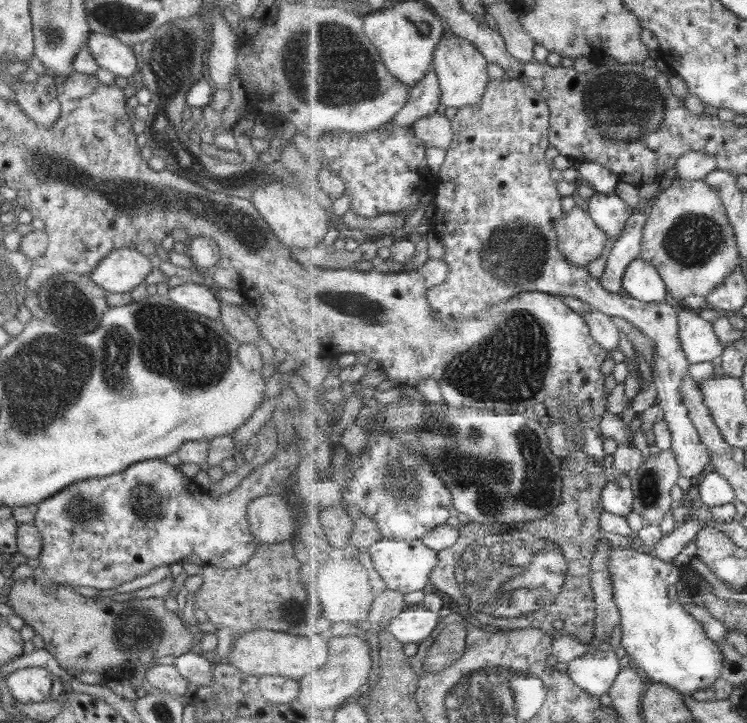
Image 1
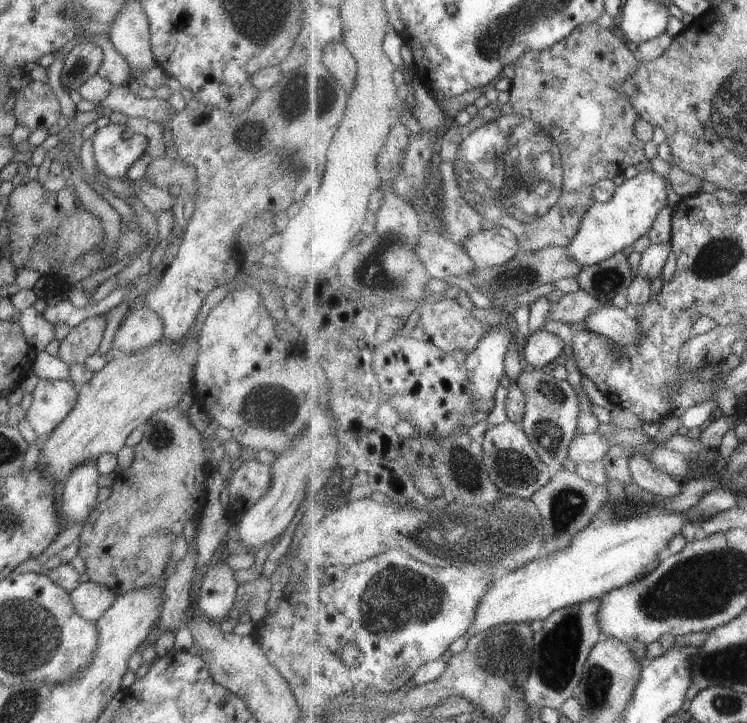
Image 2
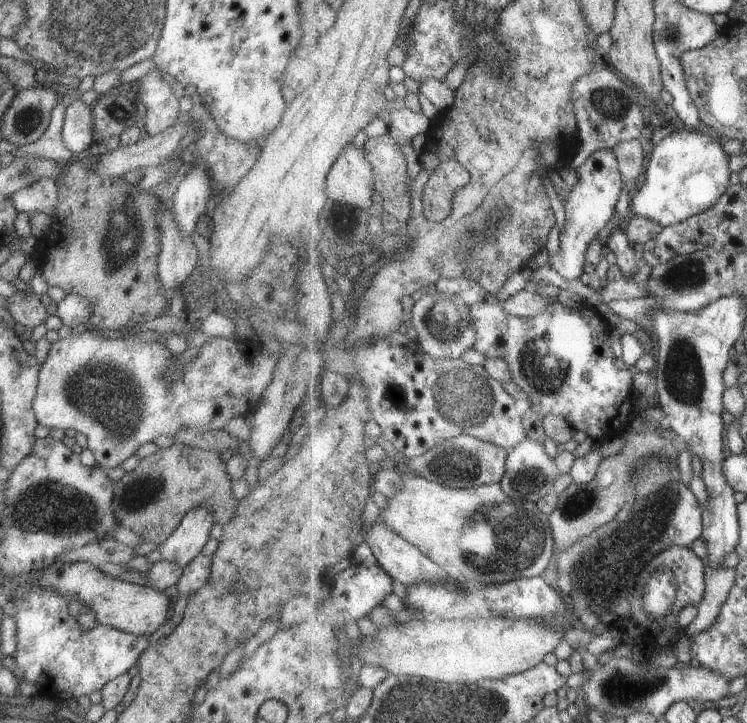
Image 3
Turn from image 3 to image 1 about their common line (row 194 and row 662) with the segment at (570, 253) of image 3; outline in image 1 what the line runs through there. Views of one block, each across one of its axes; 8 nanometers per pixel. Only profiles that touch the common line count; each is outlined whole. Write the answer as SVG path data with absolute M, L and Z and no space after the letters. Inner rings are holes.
M609 647L591 650L568 665L568 673L576 684L599 697L609 694L623 671L620 656Z

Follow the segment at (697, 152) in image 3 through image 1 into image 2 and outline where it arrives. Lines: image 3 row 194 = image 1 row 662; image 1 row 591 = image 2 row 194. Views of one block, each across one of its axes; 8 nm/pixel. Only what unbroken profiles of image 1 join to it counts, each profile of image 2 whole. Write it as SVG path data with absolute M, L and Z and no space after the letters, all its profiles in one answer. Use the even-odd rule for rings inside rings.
M653 170L639 173L638 176L624 181L616 191L614 198L607 203L598 201L584 217L578 236L568 247L568 252L580 266L602 264L628 246L636 244L642 236L646 236L654 228L658 214L669 205L668 186L664 176Z

